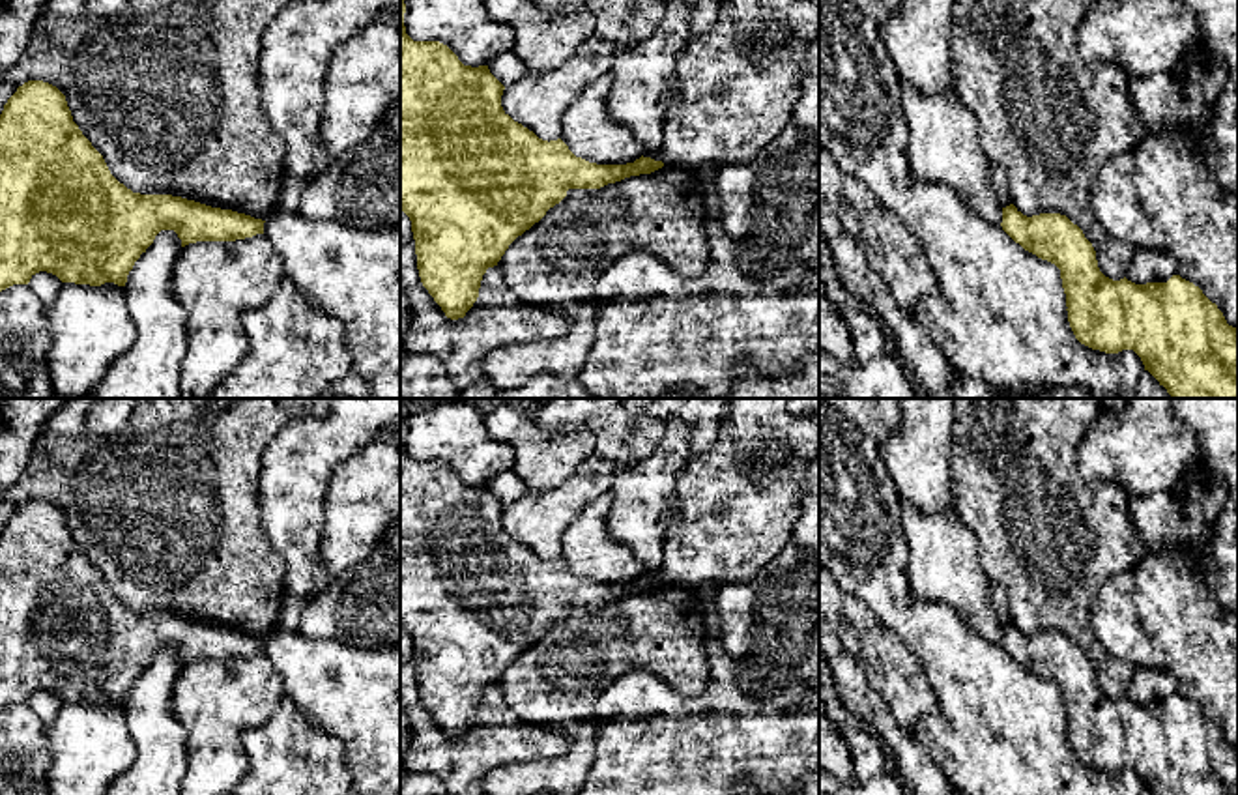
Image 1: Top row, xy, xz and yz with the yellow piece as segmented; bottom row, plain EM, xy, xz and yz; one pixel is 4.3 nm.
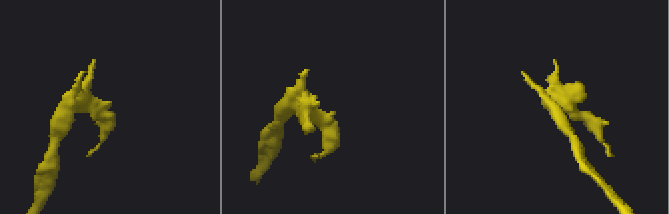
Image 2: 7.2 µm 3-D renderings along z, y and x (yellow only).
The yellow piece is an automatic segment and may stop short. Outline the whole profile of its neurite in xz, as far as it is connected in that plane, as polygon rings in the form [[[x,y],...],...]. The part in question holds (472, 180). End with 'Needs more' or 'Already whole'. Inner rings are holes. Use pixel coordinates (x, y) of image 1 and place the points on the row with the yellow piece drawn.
[[[400,0],[400,210],[411,221],[423,286],[447,318],[458,320],[477,301],[486,269],[497,266],[509,245],[559,204],[569,189],[600,189],[630,176],[651,174],[664,163],[641,155],[626,165],[597,165],[576,157],[561,138],[539,138],[503,110],[505,86],[488,65],[464,65],[439,41],[413,41],[406,34],[404,13],[406,4]]]. Already whole

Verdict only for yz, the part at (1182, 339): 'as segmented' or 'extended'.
as segmented

